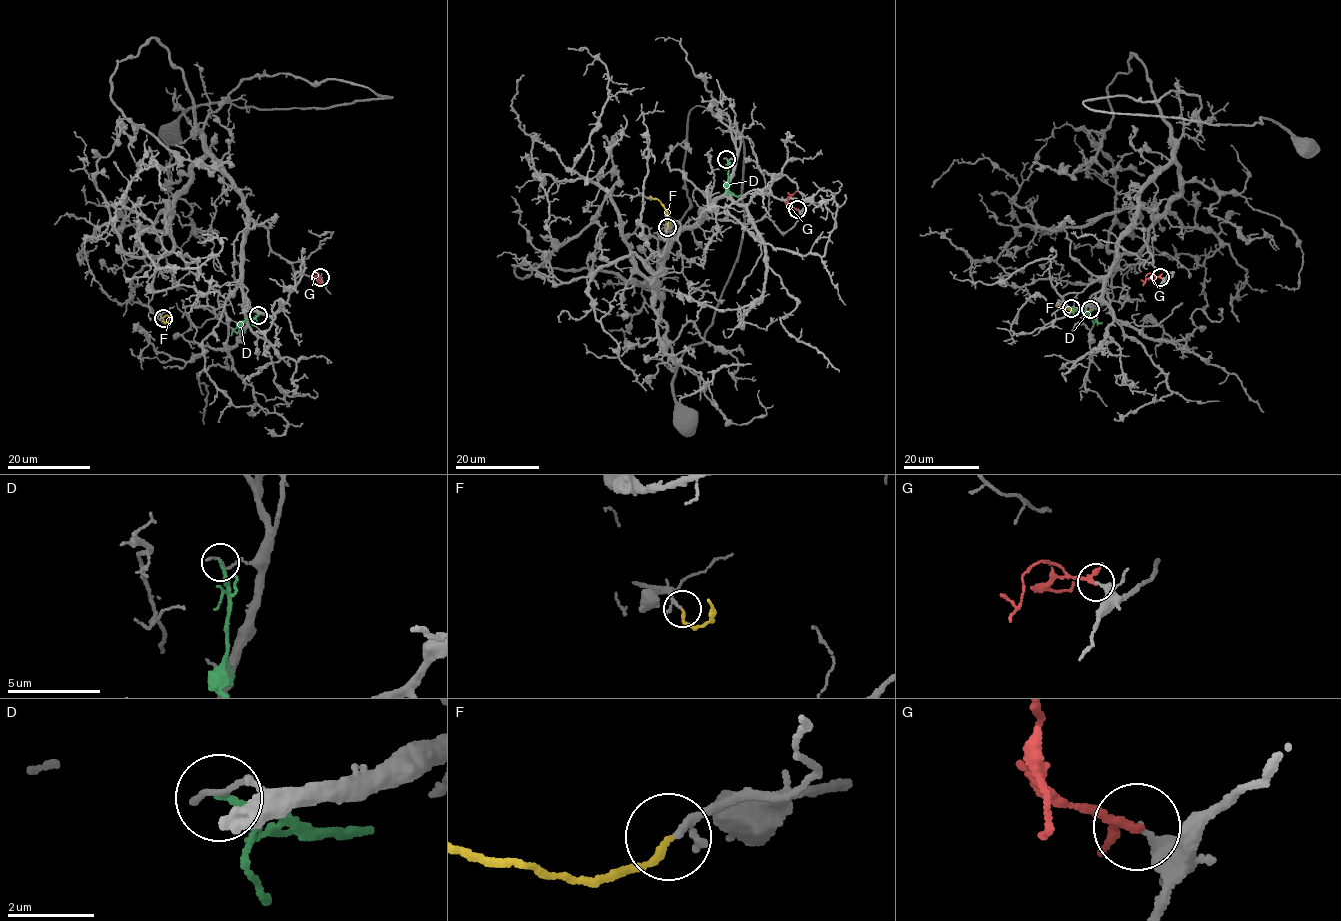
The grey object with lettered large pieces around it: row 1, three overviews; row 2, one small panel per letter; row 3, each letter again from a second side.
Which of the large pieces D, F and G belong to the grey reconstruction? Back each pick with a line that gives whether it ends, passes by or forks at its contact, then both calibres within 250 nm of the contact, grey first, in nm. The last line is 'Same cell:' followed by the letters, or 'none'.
F: it ends; calibres 110 and 140 nm
Same cell: F

